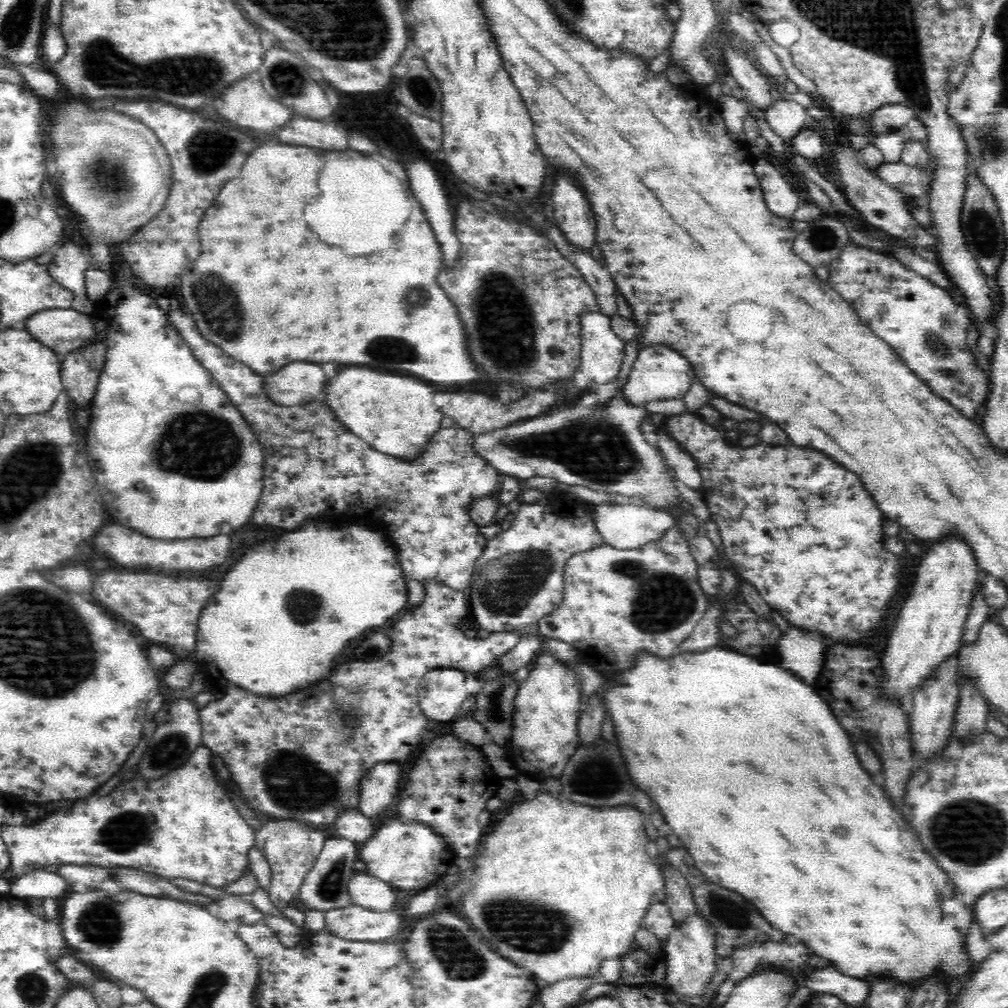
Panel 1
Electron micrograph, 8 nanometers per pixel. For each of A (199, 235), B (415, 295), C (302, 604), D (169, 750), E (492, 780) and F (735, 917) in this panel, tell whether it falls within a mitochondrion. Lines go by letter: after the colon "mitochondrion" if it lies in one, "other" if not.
A: other
B: mitochondrion
C: mitochondrion
D: mitochondrion
E: other
F: mitochondrion

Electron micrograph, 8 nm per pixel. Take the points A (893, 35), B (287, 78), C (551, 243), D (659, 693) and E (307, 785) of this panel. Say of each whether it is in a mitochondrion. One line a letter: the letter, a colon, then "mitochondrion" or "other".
A: mitochondrion
B: mitochondrion
C: other
D: other
E: mitochondrion

